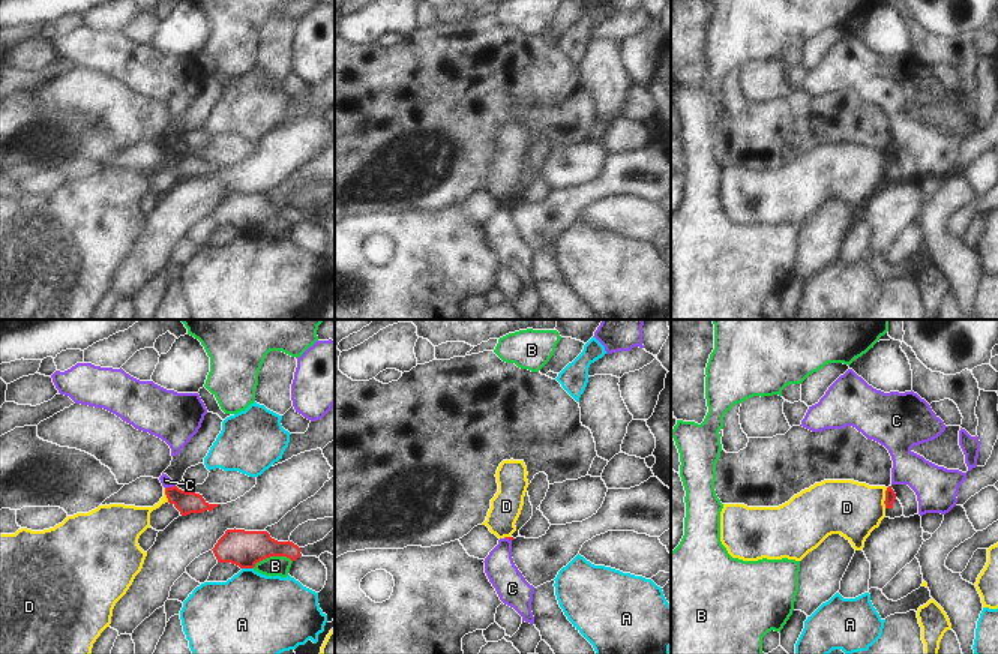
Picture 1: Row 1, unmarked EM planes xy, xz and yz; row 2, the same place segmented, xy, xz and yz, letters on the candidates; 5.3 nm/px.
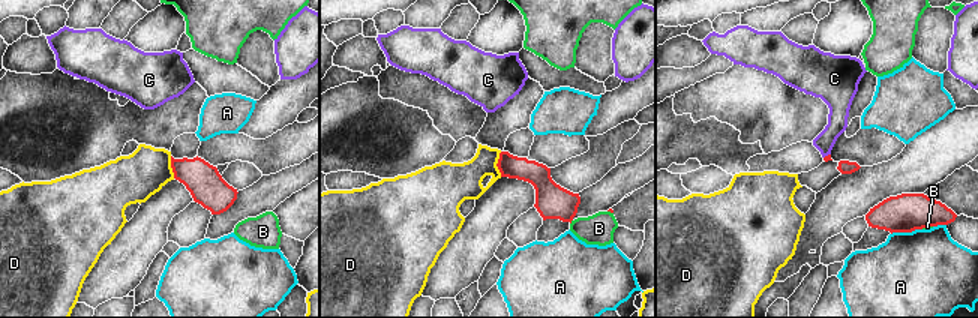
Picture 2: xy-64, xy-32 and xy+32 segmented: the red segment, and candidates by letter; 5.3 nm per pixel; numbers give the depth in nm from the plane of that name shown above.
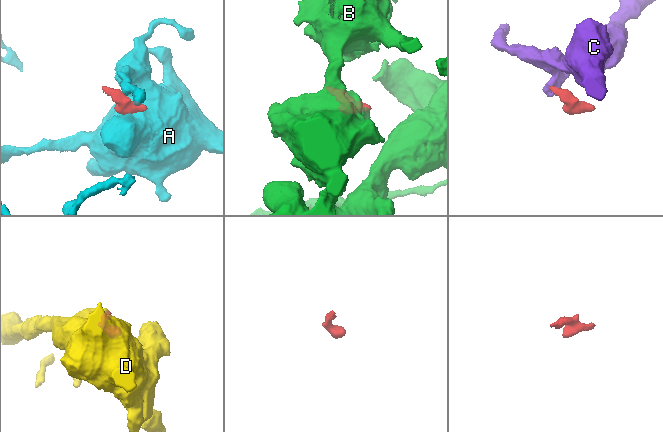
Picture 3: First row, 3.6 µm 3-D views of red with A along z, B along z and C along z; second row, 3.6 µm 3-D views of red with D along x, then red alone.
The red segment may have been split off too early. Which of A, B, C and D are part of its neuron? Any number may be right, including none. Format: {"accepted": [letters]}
{"accepted": []}

